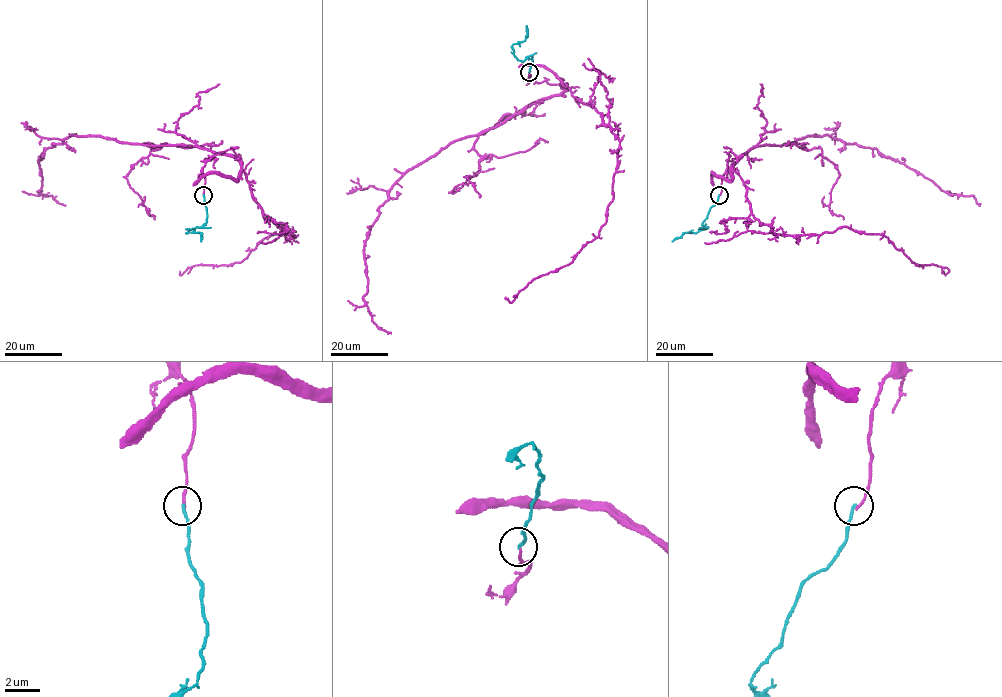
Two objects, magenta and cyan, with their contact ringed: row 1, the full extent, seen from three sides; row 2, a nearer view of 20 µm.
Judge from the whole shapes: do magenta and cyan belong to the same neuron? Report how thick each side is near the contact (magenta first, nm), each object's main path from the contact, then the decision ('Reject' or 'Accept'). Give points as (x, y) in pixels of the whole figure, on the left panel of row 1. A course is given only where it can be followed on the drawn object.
Thickness 130 nm (magenta) against 140 nm. Course of magenta: (203, 194), (205, 164), (232, 150), (240, 156), (71, 135), (45, 148), (38, 158), (38, 191), (65, 205). Course of cyan: (203, 194), (206, 222), (186, 232), (200, 232), (200, 241). Reject

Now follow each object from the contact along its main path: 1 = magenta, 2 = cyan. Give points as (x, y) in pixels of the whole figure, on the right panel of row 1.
1: (719, 194), (731, 149), (739, 157), (764, 145), (828, 135), (875, 148), (943, 191), (972, 195), (980, 205)
2: (719, 194), (703, 222), (707, 227), (686, 232), (671, 241)

